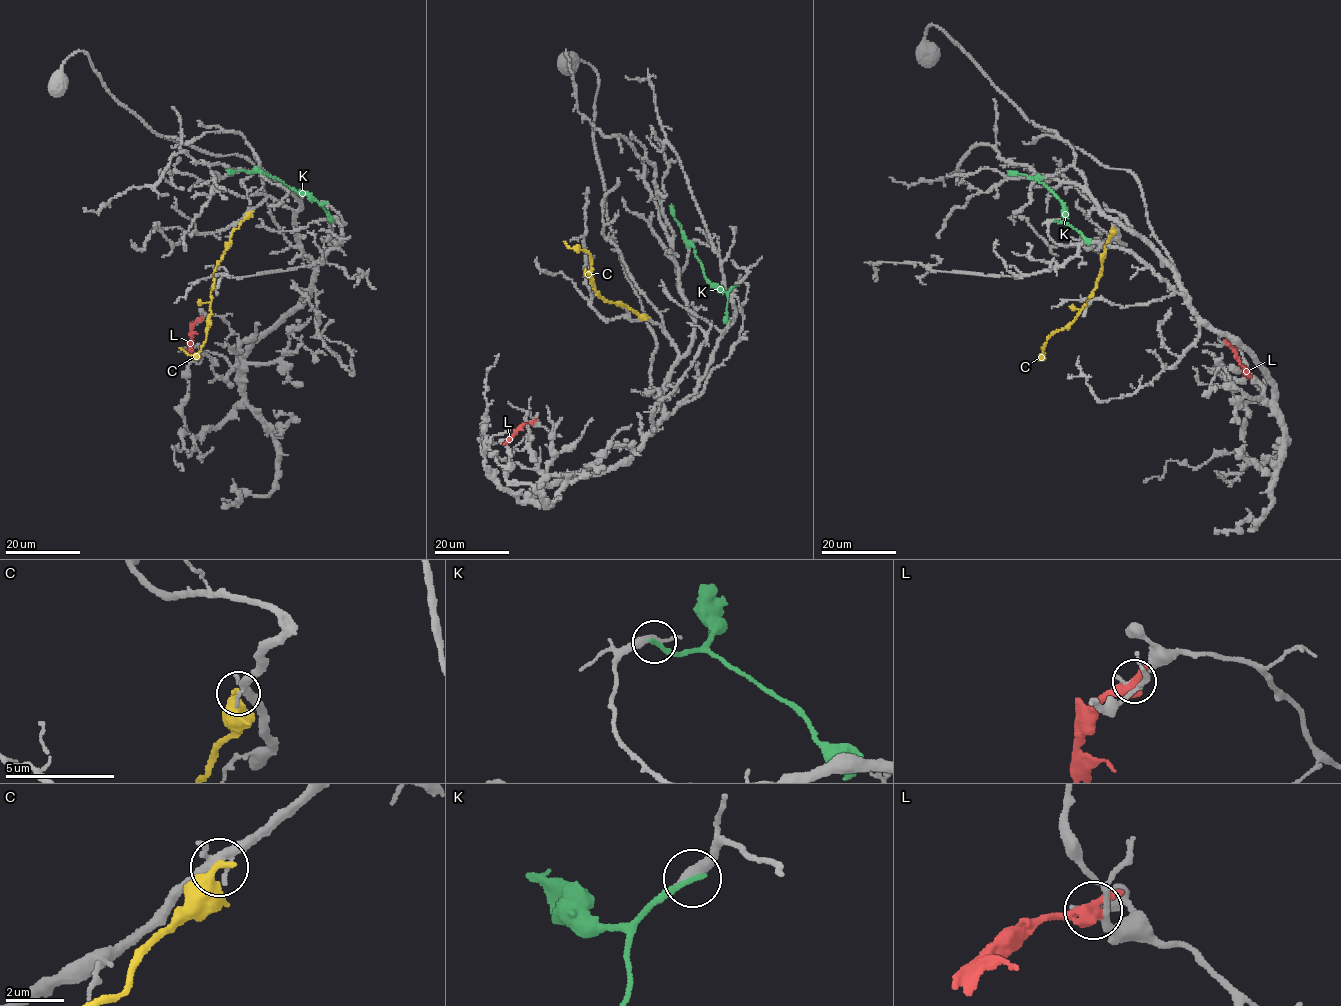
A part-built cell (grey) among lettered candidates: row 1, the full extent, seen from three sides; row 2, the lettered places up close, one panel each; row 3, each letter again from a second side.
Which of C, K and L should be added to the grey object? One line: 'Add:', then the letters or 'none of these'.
Add: none of these

